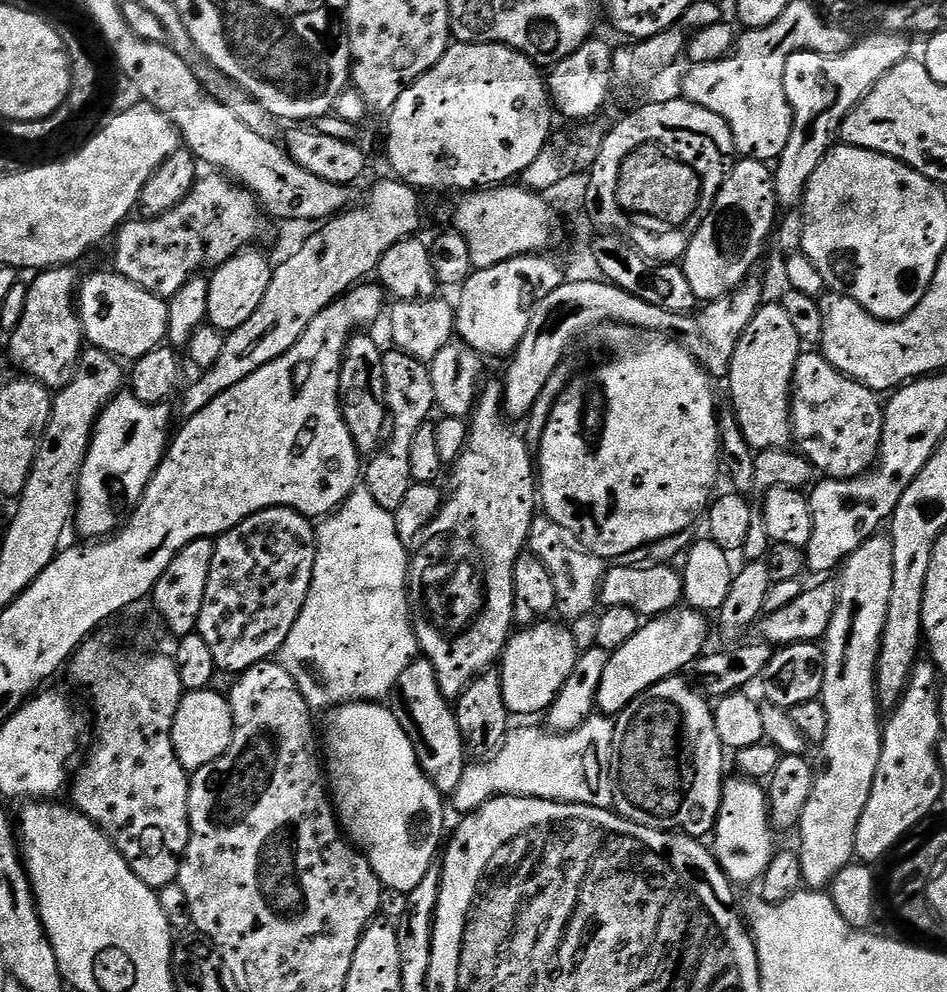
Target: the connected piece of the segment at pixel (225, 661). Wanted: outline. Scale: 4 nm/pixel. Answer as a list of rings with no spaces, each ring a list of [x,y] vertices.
[[[267,508],[247,516],[229,532],[223,532],[215,546],[196,631],[210,645],[217,669],[239,674],[250,666],[271,661],[279,653],[282,642],[286,642],[290,630],[294,630],[294,622],[298,622],[298,614],[306,606],[306,594],[310,594],[310,582],[314,578],[316,528],[309,517],[293,508]]]

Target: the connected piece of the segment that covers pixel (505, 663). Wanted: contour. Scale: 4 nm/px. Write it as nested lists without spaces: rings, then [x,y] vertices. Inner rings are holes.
[[[541,622],[513,631],[498,661],[502,698],[506,698],[506,706],[513,717],[547,713],[574,670],[578,649],[571,627],[564,622],[552,623]]]

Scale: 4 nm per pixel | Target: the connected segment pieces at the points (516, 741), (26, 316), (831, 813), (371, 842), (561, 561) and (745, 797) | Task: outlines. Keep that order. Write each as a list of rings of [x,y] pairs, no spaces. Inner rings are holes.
[[[593,714],[584,724],[578,726],[572,732],[555,732],[553,730],[545,730],[540,728],[516,728],[513,727],[508,733],[508,737],[504,740],[504,744],[495,752],[491,758],[484,758],[481,764],[469,763],[465,767],[462,774],[462,782],[458,782],[458,790],[454,790],[450,797],[450,808],[459,814],[471,814],[481,808],[488,800],[493,800],[495,796],[529,796],[530,798],[538,798],[539,800],[560,800],[564,804],[585,804],[586,806],[594,806],[595,808],[611,809],[616,802],[616,778],[614,775],[614,753],[612,743],[614,742],[614,734],[616,733],[616,721],[603,714]]]
[[[72,266],[50,268],[39,273],[40,276],[28,288],[24,296],[24,313],[12,332],[12,341],[8,344],[8,356],[16,368],[21,368],[25,377],[44,384],[53,390],[65,388],[70,382],[72,371],[80,360],[80,354],[86,347],[84,327],[80,321],[78,311],[78,280],[76,284],[76,271]]]
[[[877,534],[868,540],[854,554],[849,556],[842,565],[839,573],[841,581],[838,582],[840,590],[840,601],[834,610],[834,618],[830,618],[828,632],[822,641],[824,650],[824,685],[820,691],[818,699],[826,706],[826,718],[830,718],[830,727],[826,730],[826,738],[822,745],[824,751],[824,765],[819,765],[816,777],[814,778],[814,790],[810,790],[810,802],[806,802],[806,810],[802,810],[802,818],[798,825],[800,832],[800,846],[798,853],[801,858],[801,872],[803,883],[812,890],[824,890],[831,885],[838,873],[843,868],[849,867],[853,863],[856,855],[856,835],[858,834],[858,822],[862,822],[862,810],[866,810],[866,802],[870,802],[870,790],[874,786],[874,774],[878,774],[878,758],[882,758],[882,738],[884,730],[882,727],[882,705],[880,697],[876,695],[876,663],[880,657],[880,643],[882,642],[882,632],[886,626],[886,612],[890,610],[890,592],[894,590],[894,554],[892,553],[892,541],[883,535]]]
[[[349,700],[331,709],[327,713],[328,725],[322,728],[322,756],[326,761],[326,780],[330,785],[330,799],[335,807],[336,818],[340,822],[343,835],[367,856],[374,874],[380,879],[380,883],[385,889],[393,888],[396,892],[407,894],[414,890],[414,886],[418,886],[418,882],[422,882],[422,878],[426,878],[426,870],[430,870],[437,863],[436,851],[439,850],[440,839],[444,836],[446,800],[430,782],[430,778],[426,778],[426,774],[414,754],[414,746],[410,742],[406,730],[398,722],[395,711],[391,707],[383,708],[384,706],[383,703],[370,700]]]
[[[537,514],[530,526],[527,551],[534,553],[542,562],[542,566],[550,570],[550,579],[554,581],[556,612],[564,615],[565,617],[561,617],[565,621],[583,621],[597,611],[600,584],[604,581],[606,571],[603,558],[577,546],[565,528],[558,526],[558,522],[543,514]]]
[[[751,778],[724,781],[724,797],[720,799],[720,813],[716,819],[714,855],[720,868],[726,873],[733,885],[754,885],[763,877],[774,855],[770,824],[770,801],[767,791]]]

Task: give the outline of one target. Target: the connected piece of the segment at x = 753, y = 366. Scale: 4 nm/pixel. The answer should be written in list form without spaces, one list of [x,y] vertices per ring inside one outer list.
[[[761,303],[754,314],[750,326],[738,338],[738,350],[734,350],[734,358],[730,362],[730,370],[726,377],[728,392],[732,395],[731,411],[736,414],[736,421],[753,450],[766,448],[788,448],[793,443],[792,435],[792,379],[796,373],[796,365],[802,355],[802,341],[798,330],[790,323],[783,303]]]

